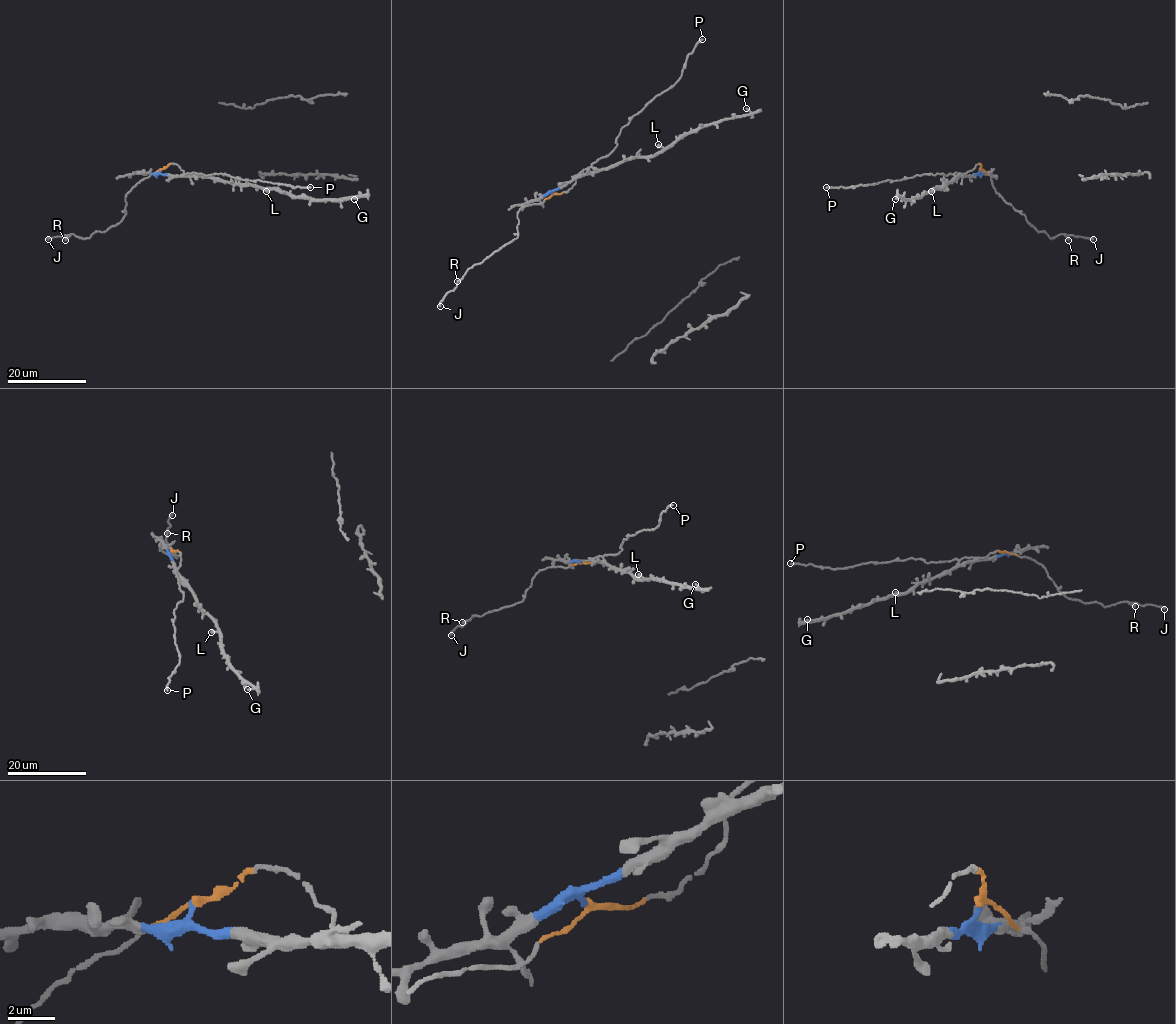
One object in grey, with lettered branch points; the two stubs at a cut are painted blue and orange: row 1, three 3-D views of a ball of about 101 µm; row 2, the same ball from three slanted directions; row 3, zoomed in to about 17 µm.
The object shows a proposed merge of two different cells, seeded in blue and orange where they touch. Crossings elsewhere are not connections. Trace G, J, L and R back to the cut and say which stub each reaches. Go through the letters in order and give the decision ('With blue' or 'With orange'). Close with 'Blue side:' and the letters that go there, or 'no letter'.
G: With blue
J: With orange
L: With blue
R: With orange
Blue side: G, L

